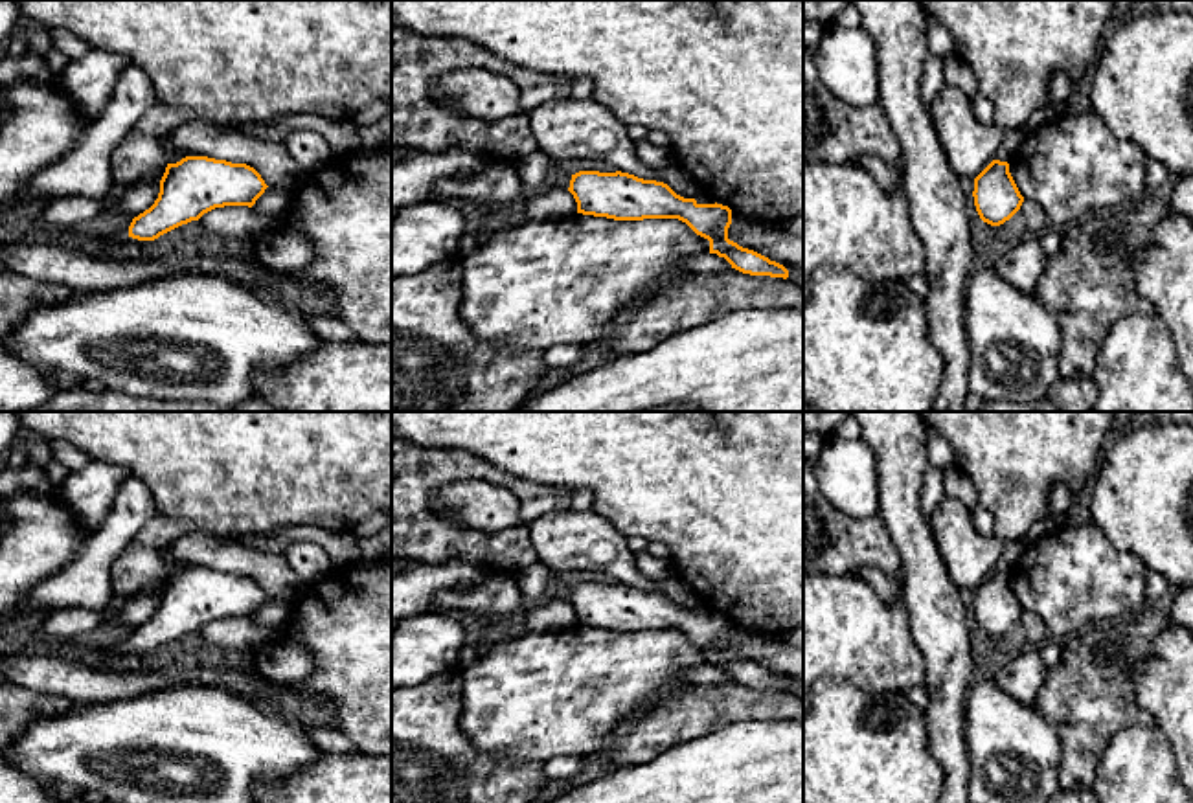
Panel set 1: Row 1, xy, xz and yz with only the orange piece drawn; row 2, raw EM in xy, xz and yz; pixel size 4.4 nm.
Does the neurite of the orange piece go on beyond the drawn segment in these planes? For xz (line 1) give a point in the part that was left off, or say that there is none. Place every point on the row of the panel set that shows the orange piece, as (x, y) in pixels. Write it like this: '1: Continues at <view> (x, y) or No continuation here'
1: No continuation here

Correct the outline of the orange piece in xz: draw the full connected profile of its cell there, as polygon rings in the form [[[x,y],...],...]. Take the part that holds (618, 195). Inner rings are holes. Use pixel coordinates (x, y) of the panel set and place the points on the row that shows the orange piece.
[[[579,171],[568,191],[577,213],[614,221],[678,219],[710,241],[710,254],[724,257],[732,268],[750,276],[789,277],[789,270],[768,257],[728,239],[732,209],[722,204],[699,204],[676,195],[667,184],[629,173]]]

